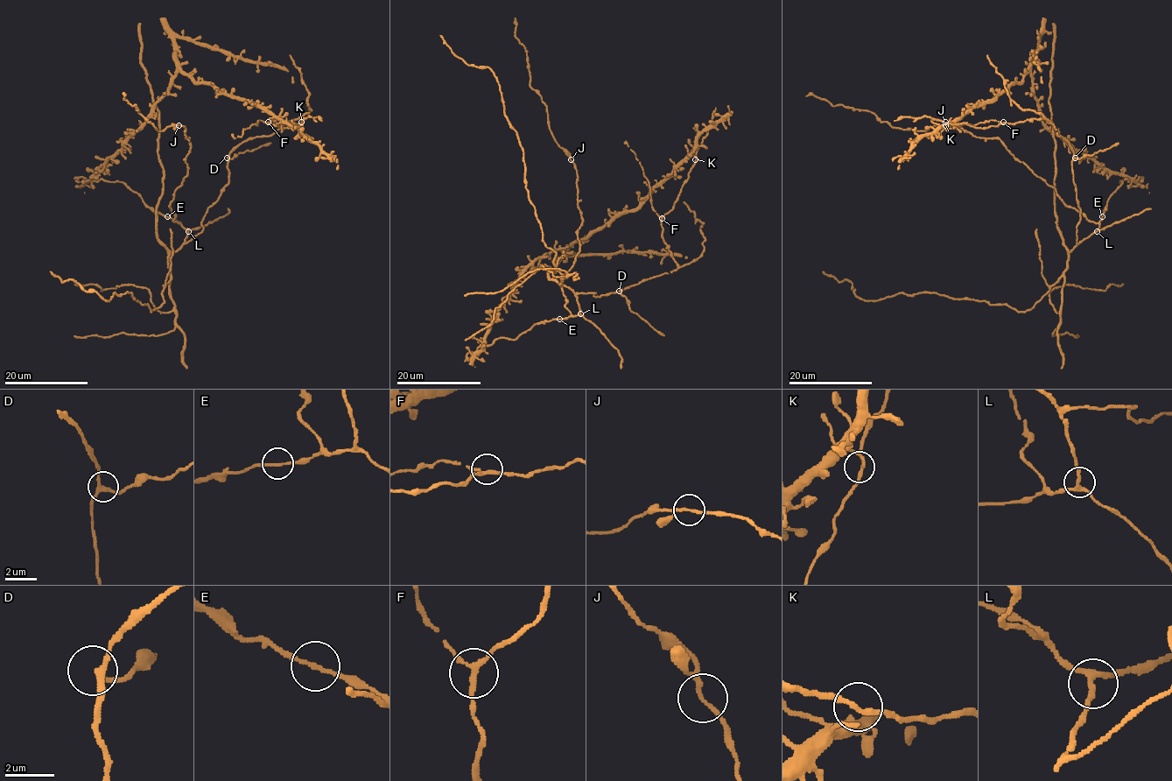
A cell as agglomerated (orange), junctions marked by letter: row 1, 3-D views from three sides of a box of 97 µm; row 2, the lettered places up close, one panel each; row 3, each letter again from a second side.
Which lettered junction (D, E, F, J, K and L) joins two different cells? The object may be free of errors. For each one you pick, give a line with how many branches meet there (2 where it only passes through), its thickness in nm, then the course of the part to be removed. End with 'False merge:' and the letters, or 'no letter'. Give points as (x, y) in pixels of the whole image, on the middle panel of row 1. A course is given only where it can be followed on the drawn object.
False merge: no letter

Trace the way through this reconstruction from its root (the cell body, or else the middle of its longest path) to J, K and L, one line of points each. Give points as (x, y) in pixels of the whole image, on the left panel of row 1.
J: (108, 161), (94, 180), (124, 182), (156, 212), (178, 222), (170, 203), (187, 175), (190, 149), (178, 125)
K: (108, 161), (178, 71), (257, 103), (290, 125), (301, 122)
L: (108, 161), (94, 174), (94, 180), (124, 182), (148, 206), (175, 219), (188, 231)

